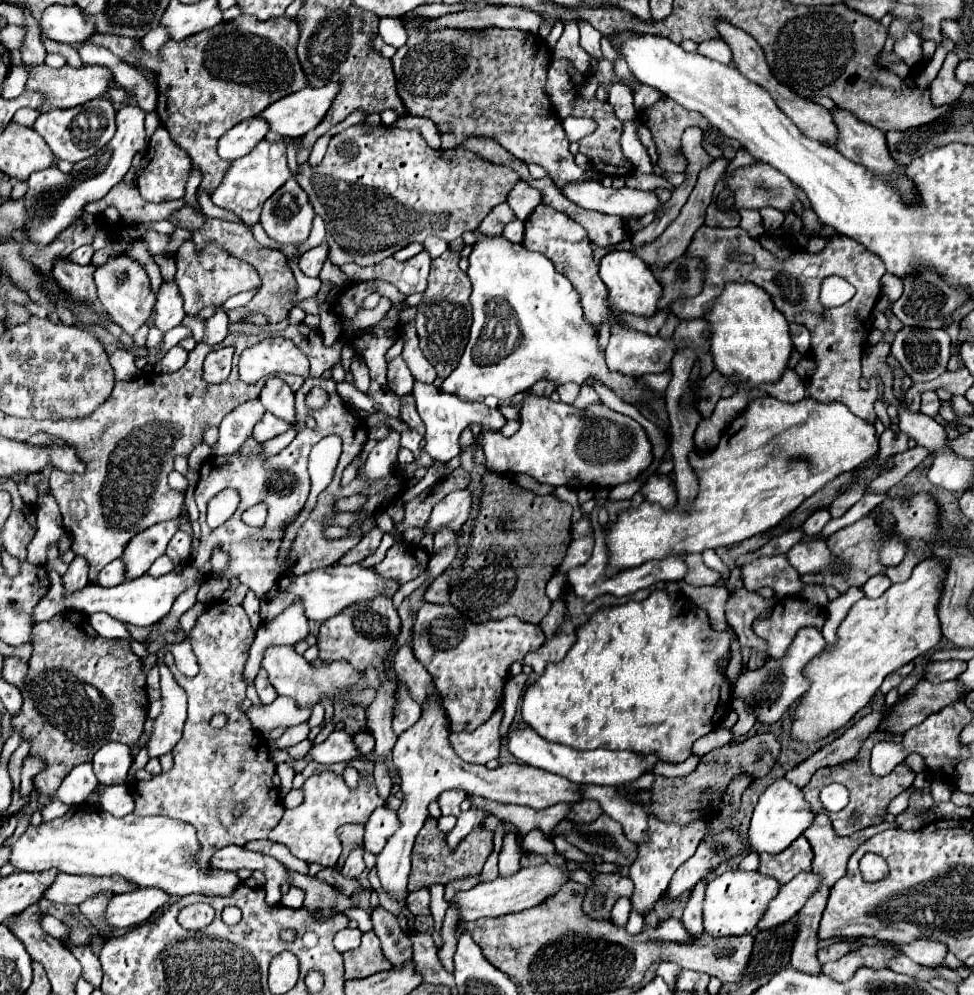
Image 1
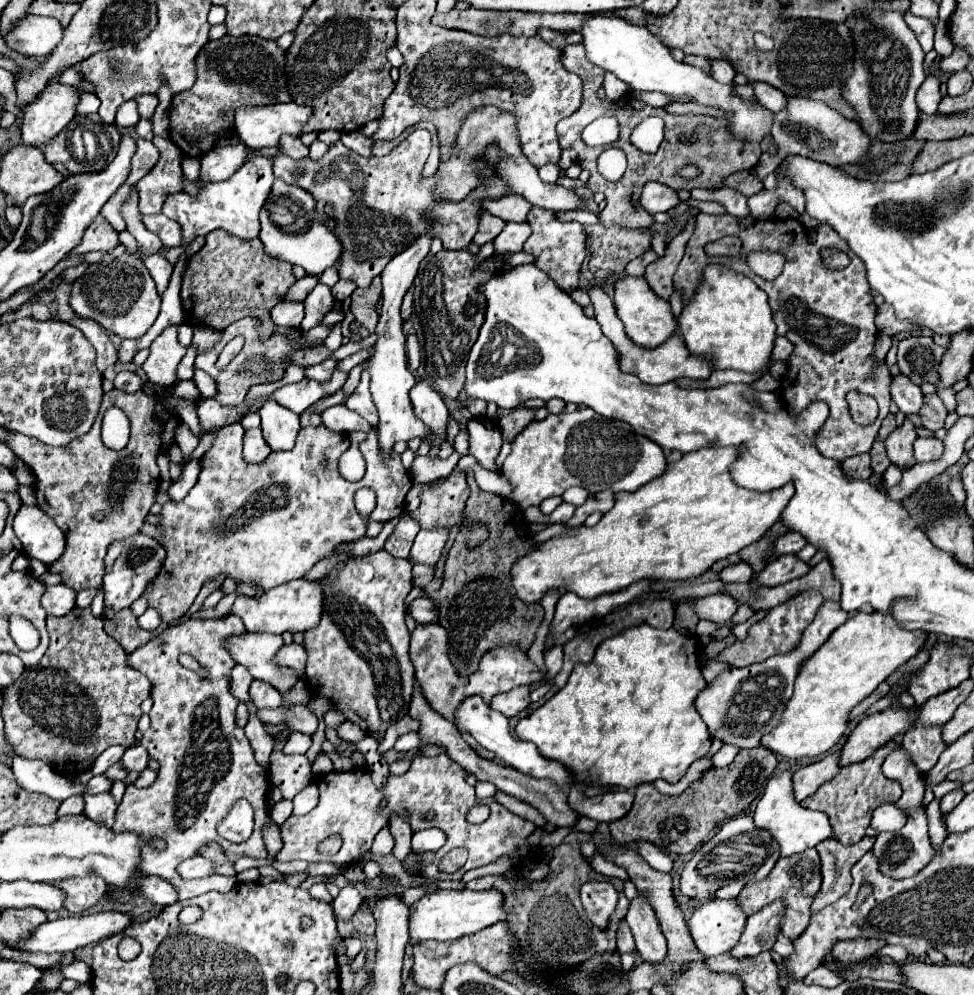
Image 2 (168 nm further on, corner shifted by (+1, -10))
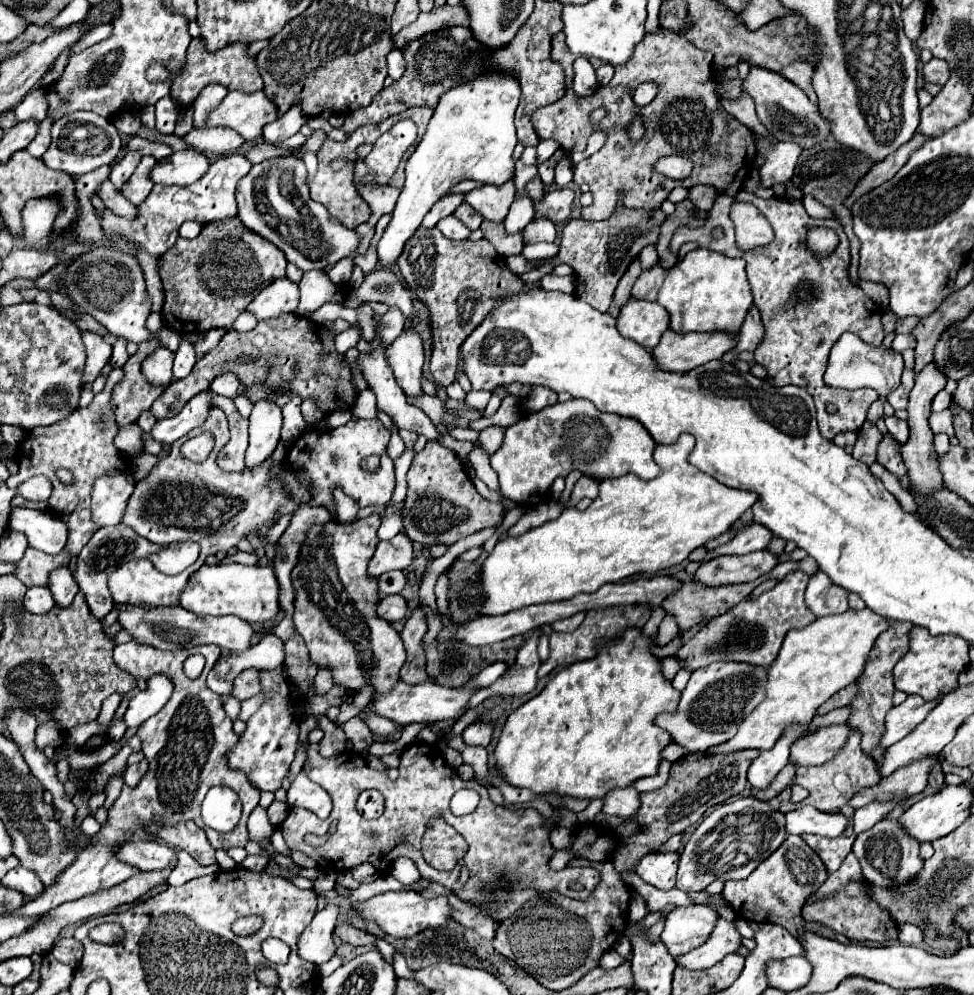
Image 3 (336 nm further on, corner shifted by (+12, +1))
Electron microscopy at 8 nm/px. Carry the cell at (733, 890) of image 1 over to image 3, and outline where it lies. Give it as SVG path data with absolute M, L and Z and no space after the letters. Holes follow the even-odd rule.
M709 905L677 907L665 919L661 941L669 947L673 957L685 955L709 939L717 919L719 913Z

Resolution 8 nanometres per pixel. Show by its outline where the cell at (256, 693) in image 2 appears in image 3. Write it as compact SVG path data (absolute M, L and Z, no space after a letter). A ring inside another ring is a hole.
M245 669L243 673L237 675L235 687L233 687L233 697L239 701L245 701L261 691L261 681L259 681L259 671L257 669Z

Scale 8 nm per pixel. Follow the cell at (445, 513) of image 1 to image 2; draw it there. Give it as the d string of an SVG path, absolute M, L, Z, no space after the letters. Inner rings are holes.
M434 528L434 530L420 530L414 546L410 550L408 562L410 564L428 564L434 566L440 558L440 552L448 540L446 528Z

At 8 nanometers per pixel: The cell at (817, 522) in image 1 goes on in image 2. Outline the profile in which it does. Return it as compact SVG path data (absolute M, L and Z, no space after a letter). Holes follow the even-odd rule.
M786 532L786 534L778 536L778 540L774 542L774 554L776 554L776 556L798 554L804 546L806 546L806 540L804 540L800 534L796 534L796 532Z

